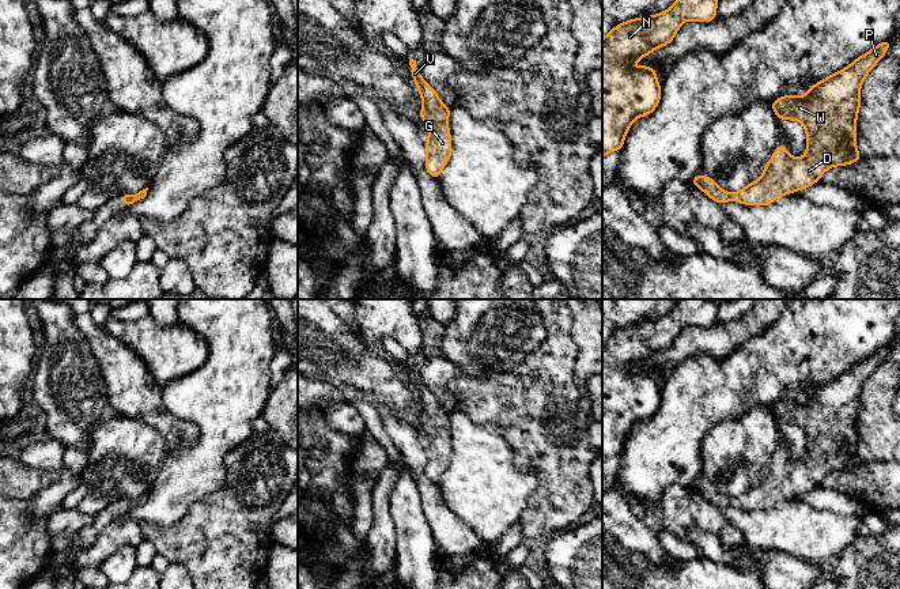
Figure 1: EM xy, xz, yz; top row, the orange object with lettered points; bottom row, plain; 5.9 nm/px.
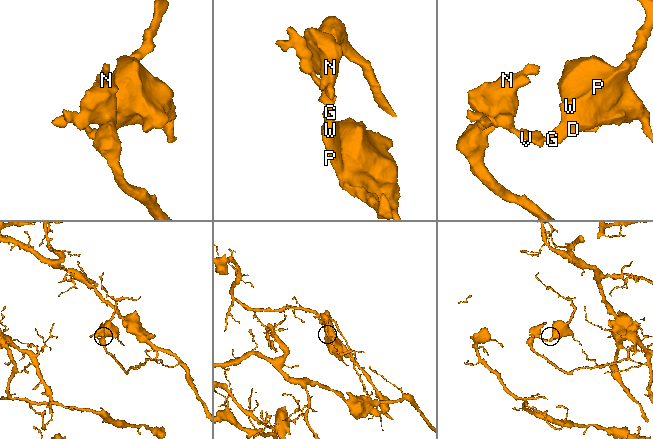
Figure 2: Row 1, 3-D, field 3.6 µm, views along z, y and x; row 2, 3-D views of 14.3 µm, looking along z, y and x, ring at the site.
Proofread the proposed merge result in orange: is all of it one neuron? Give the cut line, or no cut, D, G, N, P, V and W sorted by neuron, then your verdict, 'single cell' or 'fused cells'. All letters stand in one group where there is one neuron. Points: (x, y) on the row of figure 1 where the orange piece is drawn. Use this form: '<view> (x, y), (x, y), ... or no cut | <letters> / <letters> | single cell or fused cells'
no cut | D G N P V W | single cell

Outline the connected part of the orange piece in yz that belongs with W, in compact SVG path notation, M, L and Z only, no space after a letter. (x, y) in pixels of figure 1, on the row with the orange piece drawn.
M890 39L878 44L848 67L813 84L802 97L783 95L771 102L779 120L794 120L805 127L806 154L802 158L790 155L786 146L780 143L765 165L761 177L735 193L721 189L712 178L703 174L693 177L691 182L718 204L733 200L745 205L769 205L776 197L812 186L829 167L846 166L862 159L856 150L859 91L866 75L884 57L889 46Z

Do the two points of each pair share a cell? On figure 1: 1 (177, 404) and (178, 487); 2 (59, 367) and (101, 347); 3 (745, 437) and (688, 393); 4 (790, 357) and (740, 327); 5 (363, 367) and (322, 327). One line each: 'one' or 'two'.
1: one
2: two
3: two
4: two
5: one

